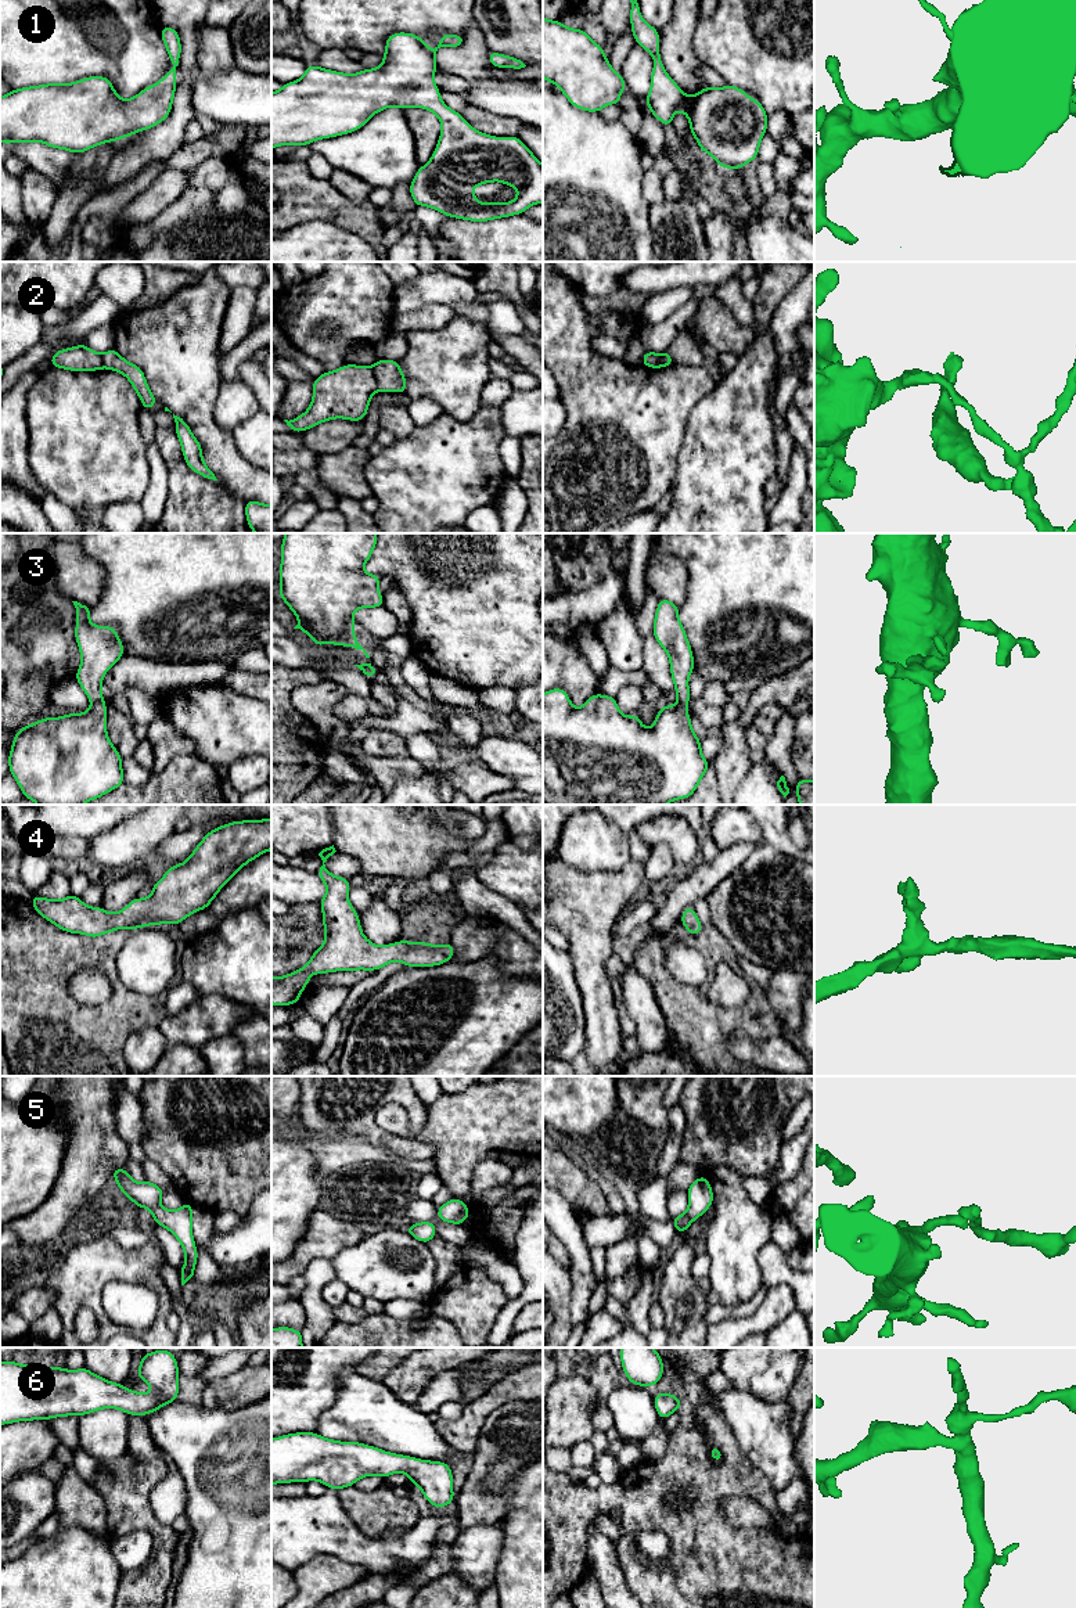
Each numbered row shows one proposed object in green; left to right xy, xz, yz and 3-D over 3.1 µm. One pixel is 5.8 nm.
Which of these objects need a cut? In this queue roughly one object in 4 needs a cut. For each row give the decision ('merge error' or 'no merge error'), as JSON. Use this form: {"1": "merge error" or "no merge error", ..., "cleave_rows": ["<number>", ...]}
{"1": "no merge error", "2": "merge error", "3": "no merge error", "4": "no merge error", "5": "no merge error", "6": "no merge error", "cleave_rows": ["2"]}

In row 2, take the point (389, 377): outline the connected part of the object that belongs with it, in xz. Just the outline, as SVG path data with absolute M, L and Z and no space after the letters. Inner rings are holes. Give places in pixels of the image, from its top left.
M381 359L373 366L378 391L397 392L406 395L406 375L399 361Z

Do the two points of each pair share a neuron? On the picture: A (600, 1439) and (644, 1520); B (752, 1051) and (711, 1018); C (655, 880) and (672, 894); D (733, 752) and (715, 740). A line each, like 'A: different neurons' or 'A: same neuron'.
A: different neurons
B: different neurons
C: different neurons
D: different neurons

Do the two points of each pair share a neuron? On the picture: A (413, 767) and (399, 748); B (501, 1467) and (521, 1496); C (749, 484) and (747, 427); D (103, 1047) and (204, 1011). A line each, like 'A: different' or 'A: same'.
A: different
B: different
C: same
D: different

